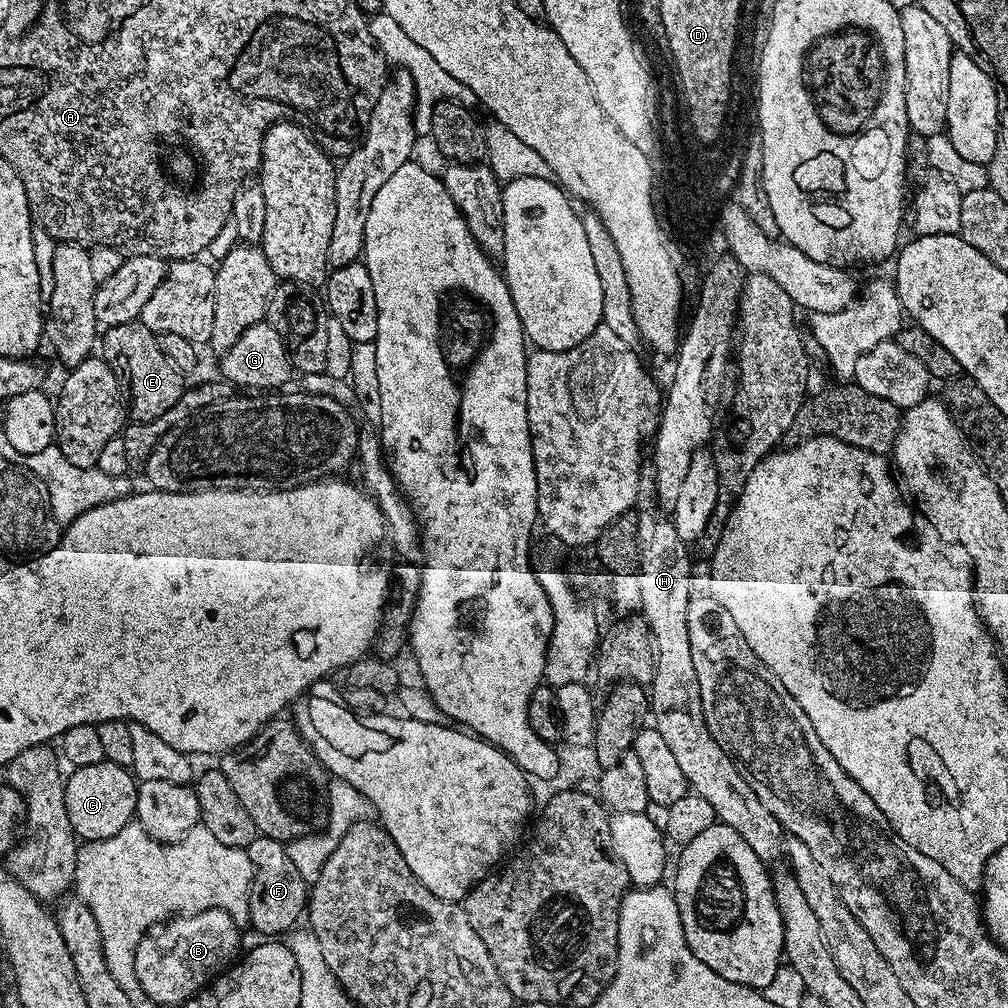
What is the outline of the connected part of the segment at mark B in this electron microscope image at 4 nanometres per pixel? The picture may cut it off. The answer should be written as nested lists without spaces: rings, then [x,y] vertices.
[[[221,908],[177,914],[162,924],[152,925],[141,938],[134,958],[134,970],[142,990],[162,1006],[183,1006],[191,996],[232,967],[242,952],[240,930],[241,925]]]

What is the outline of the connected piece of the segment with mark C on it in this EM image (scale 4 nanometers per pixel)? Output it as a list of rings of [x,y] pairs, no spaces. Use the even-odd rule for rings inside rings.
[[[106,759],[94,766],[73,769],[64,783],[66,812],[72,831],[84,842],[102,841],[118,834],[136,815],[138,788],[138,782],[129,769]]]

